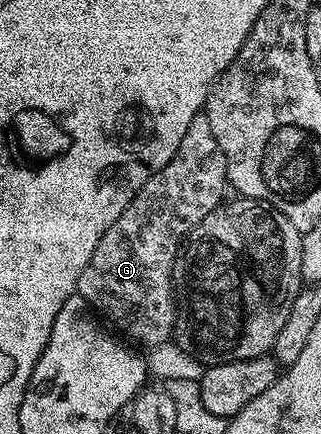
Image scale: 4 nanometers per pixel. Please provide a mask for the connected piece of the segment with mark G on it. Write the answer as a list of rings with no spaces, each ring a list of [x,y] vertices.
[[[202,112],[195,116],[195,120],[191,120],[191,124],[187,124],[187,132],[183,132],[183,140],[175,156],[171,156],[171,160],[164,168],[156,170],[141,185],[140,192],[131,199],[128,208],[119,216],[119,220],[115,220],[103,232],[87,268],[83,268],[79,276],[76,293],[86,298],[90,307],[102,319],[105,317],[114,326],[112,327],[114,331],[122,330],[130,343],[138,342],[133,344],[145,348],[168,343],[173,332],[175,317],[173,262],[177,258],[178,250],[188,238],[189,231],[194,230],[215,207],[222,205],[226,197],[225,190],[227,191],[225,157],[215,140],[215,134],[211,132],[207,116]]]

